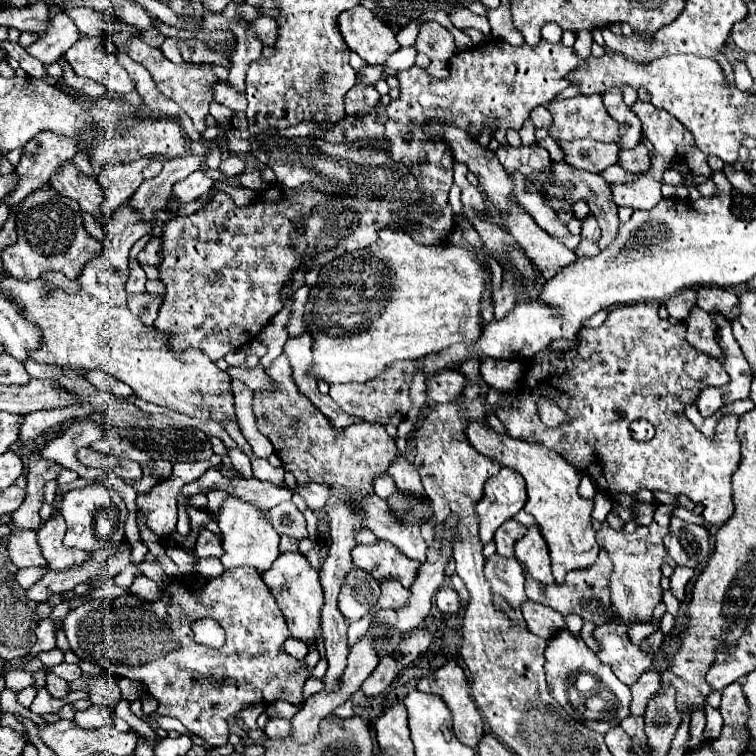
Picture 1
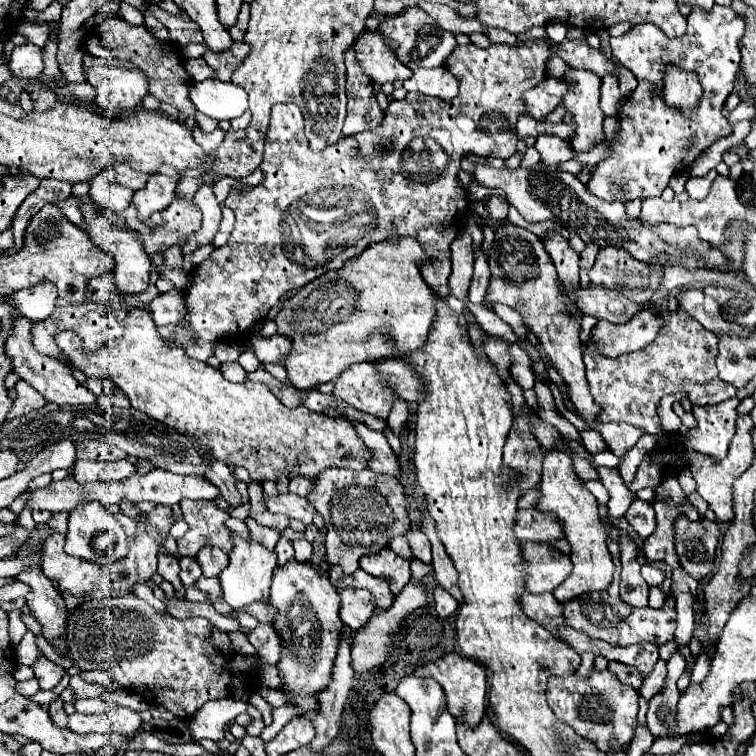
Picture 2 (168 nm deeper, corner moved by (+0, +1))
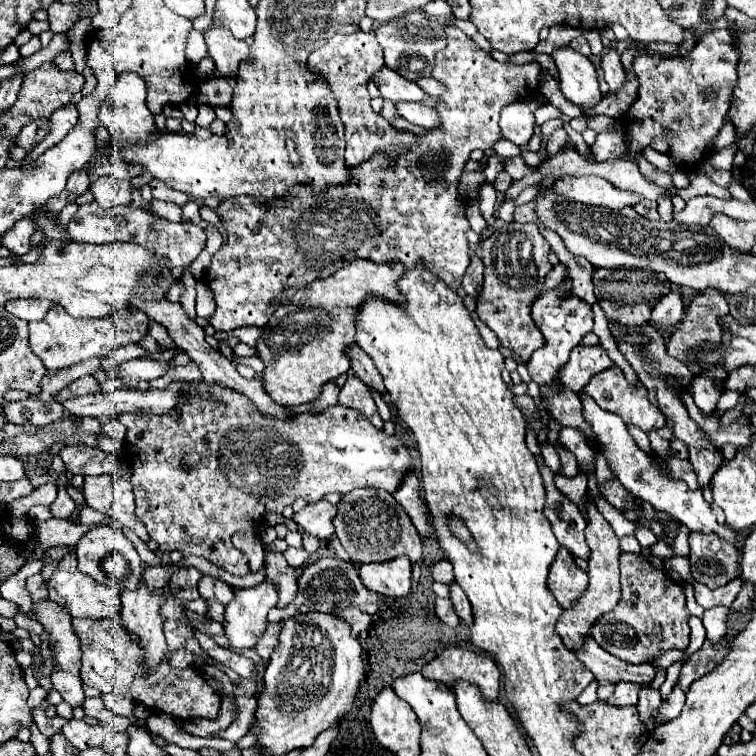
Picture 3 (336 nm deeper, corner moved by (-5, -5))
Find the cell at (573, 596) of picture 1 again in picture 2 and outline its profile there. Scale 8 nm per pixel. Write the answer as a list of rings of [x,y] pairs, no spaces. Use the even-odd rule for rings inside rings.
[[[612,540],[612,556],[614,556],[614,564],[616,564],[616,572],[614,572],[614,580],[610,584],[608,590],[604,592],[592,592],[592,594],[584,594],[568,604],[564,604],[564,616],[568,626],[576,628],[578,632],[588,634],[590,638],[600,638],[608,644],[620,644],[620,646],[630,646],[630,644],[638,644],[638,642],[652,642],[656,646],[662,646],[670,640],[674,640],[674,630],[676,630],[676,600],[672,596],[666,598],[664,606],[654,610],[650,606],[646,608],[636,608],[636,606],[628,606],[624,604],[624,600],[620,600],[618,594],[618,584],[620,584],[620,548],[618,542]]]

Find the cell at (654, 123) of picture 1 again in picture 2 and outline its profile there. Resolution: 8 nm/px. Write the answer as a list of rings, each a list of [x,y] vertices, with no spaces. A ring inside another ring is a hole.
[[[716,4],[710,12],[692,10],[688,16],[688,30],[680,40],[668,40],[654,24],[640,24],[620,38],[610,38],[614,58],[638,78],[638,86],[622,102],[618,112],[620,130],[618,138],[610,140],[610,156],[590,172],[590,180],[586,184],[590,194],[606,202],[660,196],[674,174],[686,170],[718,138],[730,136],[732,128],[722,114],[722,106],[740,72],[738,42],[742,34],[744,20],[736,16],[732,8]],[[668,64],[698,74],[704,92],[692,120],[680,116],[676,108],[668,108],[664,98],[654,94],[654,86],[664,84],[664,68]]]

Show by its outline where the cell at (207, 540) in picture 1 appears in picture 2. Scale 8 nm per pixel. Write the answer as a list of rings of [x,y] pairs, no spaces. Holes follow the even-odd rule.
[[[204,548],[196,560],[200,562],[202,576],[206,578],[218,576],[228,566],[228,556],[220,548]]]

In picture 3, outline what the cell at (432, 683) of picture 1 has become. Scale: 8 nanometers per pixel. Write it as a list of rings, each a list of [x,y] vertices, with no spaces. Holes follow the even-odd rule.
[[[447,648],[441,656],[423,666],[421,674],[427,680],[443,682],[453,688],[453,682],[465,680],[479,688],[487,702],[493,702],[499,694],[499,670],[487,654],[479,654],[467,648]]]

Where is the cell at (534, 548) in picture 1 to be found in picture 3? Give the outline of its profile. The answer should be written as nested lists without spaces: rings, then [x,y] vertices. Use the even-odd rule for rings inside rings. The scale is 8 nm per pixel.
[[[559,548],[547,578],[547,588],[551,590],[555,600],[563,608],[569,608],[585,592],[585,586],[587,586],[587,574],[575,564],[569,550]]]

